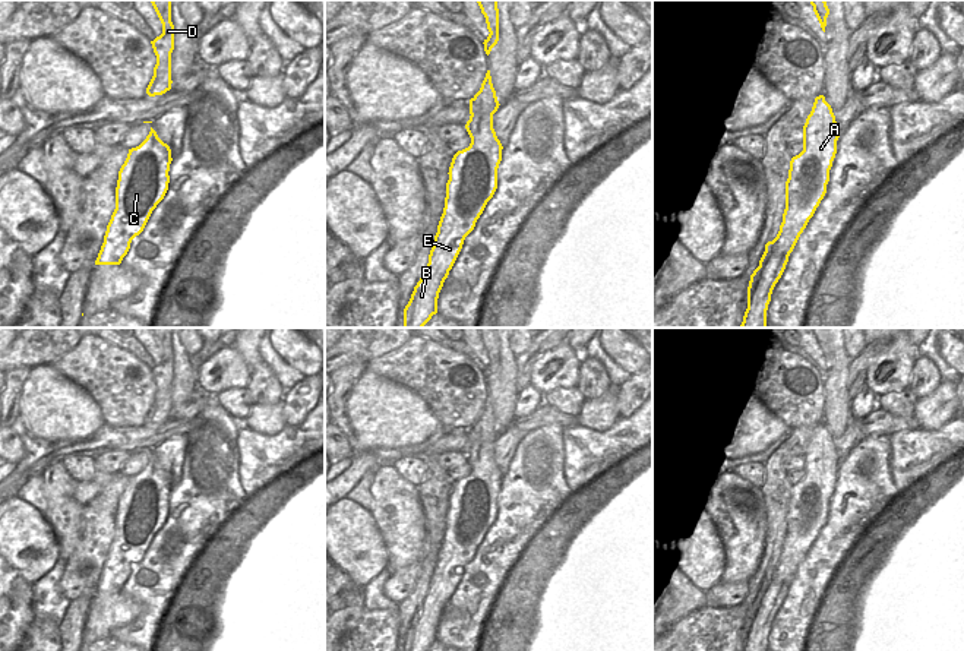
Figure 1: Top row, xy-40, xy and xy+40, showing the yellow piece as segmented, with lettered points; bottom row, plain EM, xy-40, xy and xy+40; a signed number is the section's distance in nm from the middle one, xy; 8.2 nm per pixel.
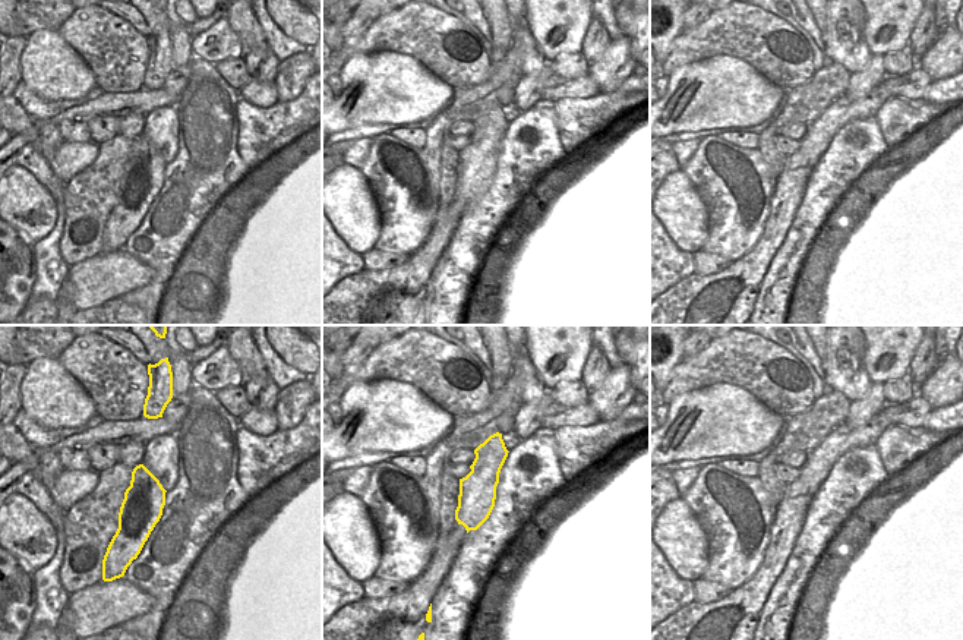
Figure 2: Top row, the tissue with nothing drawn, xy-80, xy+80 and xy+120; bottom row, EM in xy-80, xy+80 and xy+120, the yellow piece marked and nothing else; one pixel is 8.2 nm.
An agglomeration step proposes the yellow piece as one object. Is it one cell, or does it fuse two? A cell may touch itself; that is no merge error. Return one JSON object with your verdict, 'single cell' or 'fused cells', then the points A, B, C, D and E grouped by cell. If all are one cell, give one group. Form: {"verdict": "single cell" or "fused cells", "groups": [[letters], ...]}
{"verdict": "single cell", "groups": [["A", "B", "C", "D", "E"]]}

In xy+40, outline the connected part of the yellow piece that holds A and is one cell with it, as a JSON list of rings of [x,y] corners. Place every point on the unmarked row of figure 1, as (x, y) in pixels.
[[[819,423],[803,454],[803,478],[790,489],[780,559],[765,572],[759,594],[750,603],[748,636],[742,651],[767,651],[772,617],[800,562],[826,521],[838,465],[832,436],[825,424]]]

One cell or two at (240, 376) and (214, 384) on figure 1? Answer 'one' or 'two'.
one

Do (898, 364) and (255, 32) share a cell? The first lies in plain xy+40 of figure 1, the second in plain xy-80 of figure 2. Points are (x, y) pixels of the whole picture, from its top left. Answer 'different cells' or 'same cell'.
different cells

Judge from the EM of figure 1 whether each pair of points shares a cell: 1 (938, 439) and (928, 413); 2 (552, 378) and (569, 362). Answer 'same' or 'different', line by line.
1: different
2: same

